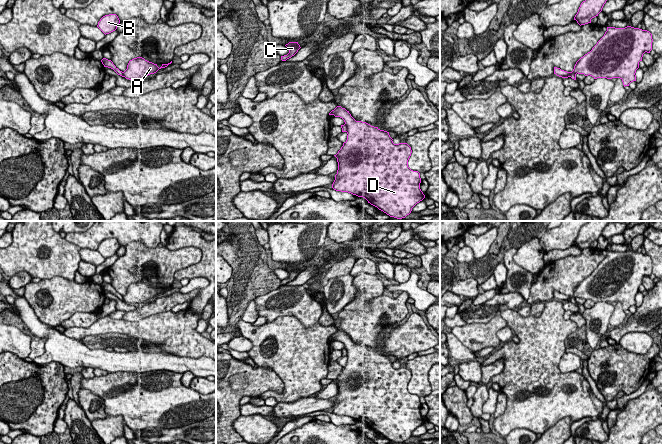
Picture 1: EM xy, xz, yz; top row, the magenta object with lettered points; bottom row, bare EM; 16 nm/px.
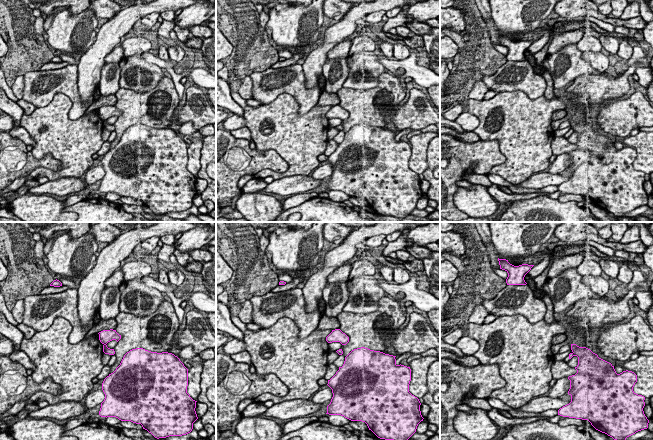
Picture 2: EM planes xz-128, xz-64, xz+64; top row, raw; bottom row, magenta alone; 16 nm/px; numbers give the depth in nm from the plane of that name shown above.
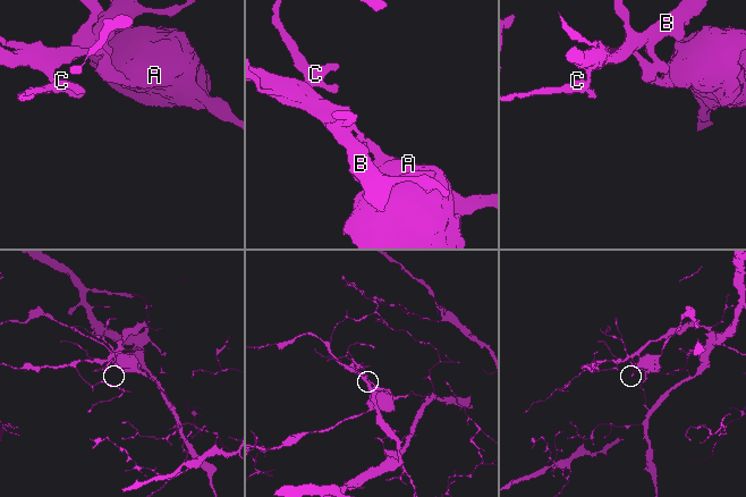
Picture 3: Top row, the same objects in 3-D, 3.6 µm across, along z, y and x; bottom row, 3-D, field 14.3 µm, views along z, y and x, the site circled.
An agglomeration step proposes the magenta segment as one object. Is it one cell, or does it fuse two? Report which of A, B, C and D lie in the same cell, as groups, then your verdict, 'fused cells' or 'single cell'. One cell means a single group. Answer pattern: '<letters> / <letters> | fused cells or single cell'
A D / B C | fused cells

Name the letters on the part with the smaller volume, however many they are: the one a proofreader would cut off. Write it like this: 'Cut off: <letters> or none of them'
Cut off: A, D

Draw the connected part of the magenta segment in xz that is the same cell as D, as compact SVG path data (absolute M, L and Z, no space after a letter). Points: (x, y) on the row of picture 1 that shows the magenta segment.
M337 106L329 115L340 117L347 126L347 140L336 155L338 170L332 188L365 198L390 217L405 218L412 208L425 198L420 189L420 173L408 167L412 150L407 143L394 144L389 132L362 121L356 121L349 111Z

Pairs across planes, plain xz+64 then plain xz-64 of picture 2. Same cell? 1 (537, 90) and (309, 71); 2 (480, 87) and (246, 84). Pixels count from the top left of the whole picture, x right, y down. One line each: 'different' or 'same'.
1: different
2: same

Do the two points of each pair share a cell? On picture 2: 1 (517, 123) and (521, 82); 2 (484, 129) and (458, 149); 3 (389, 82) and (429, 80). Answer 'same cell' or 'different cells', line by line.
1: different cells
2: different cells
3: different cells

